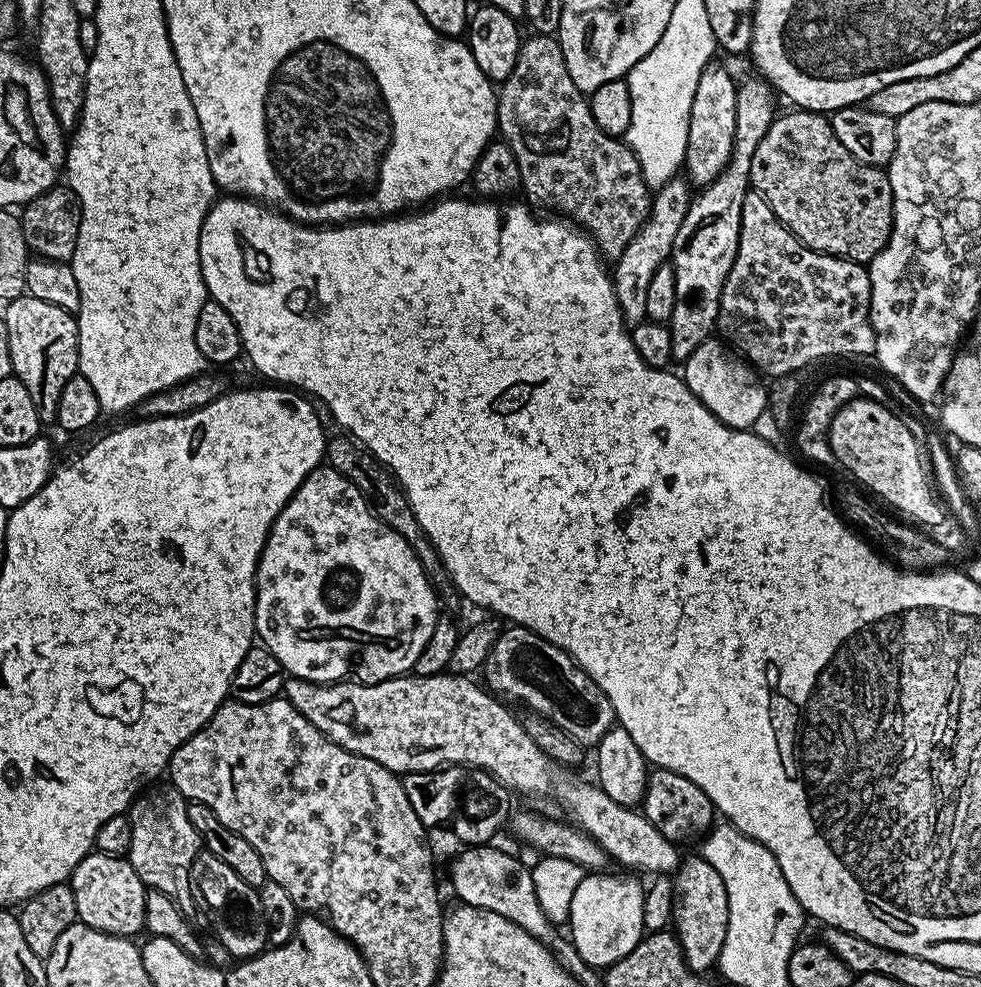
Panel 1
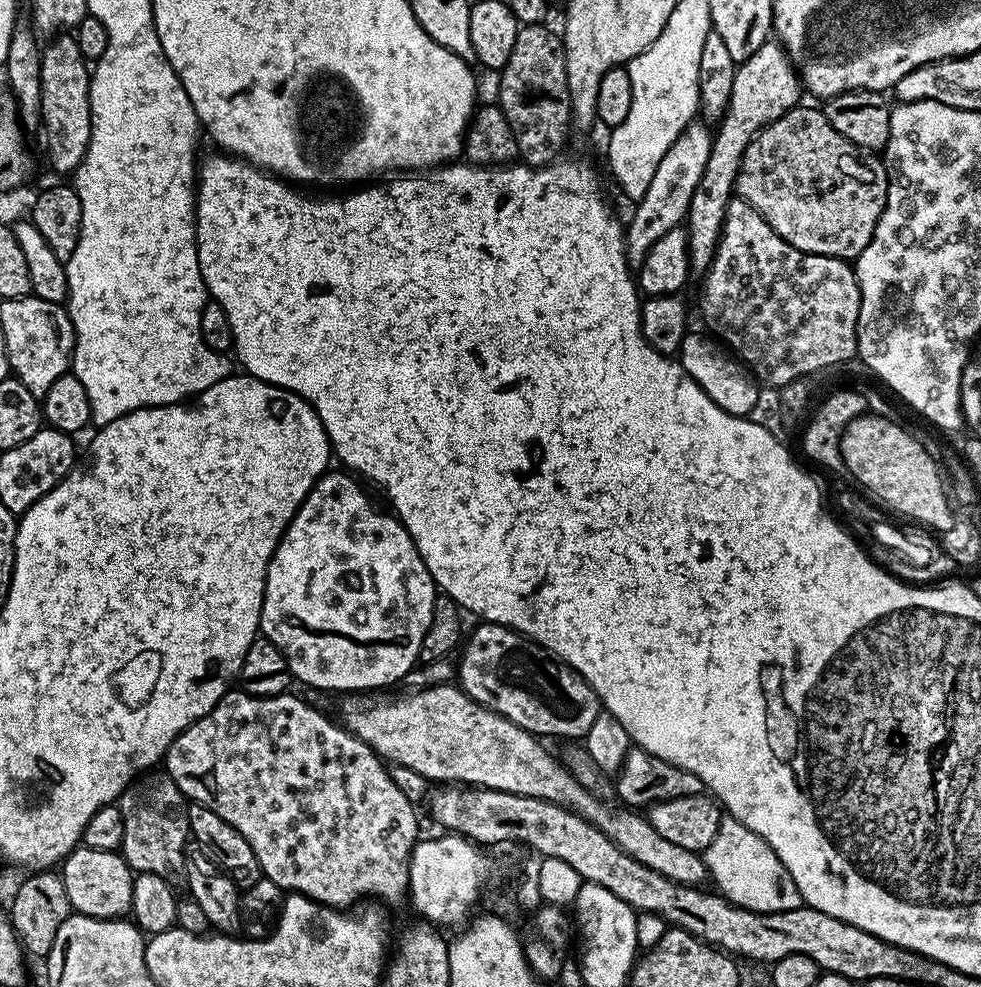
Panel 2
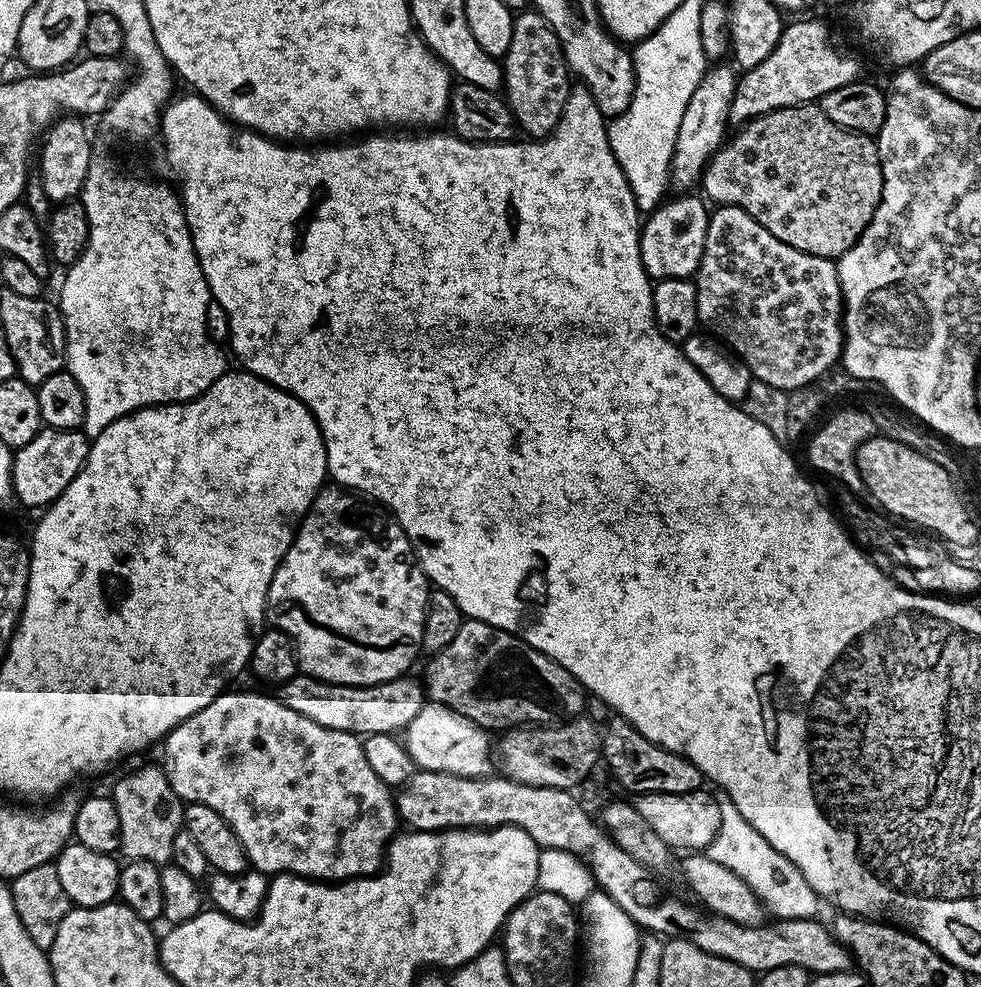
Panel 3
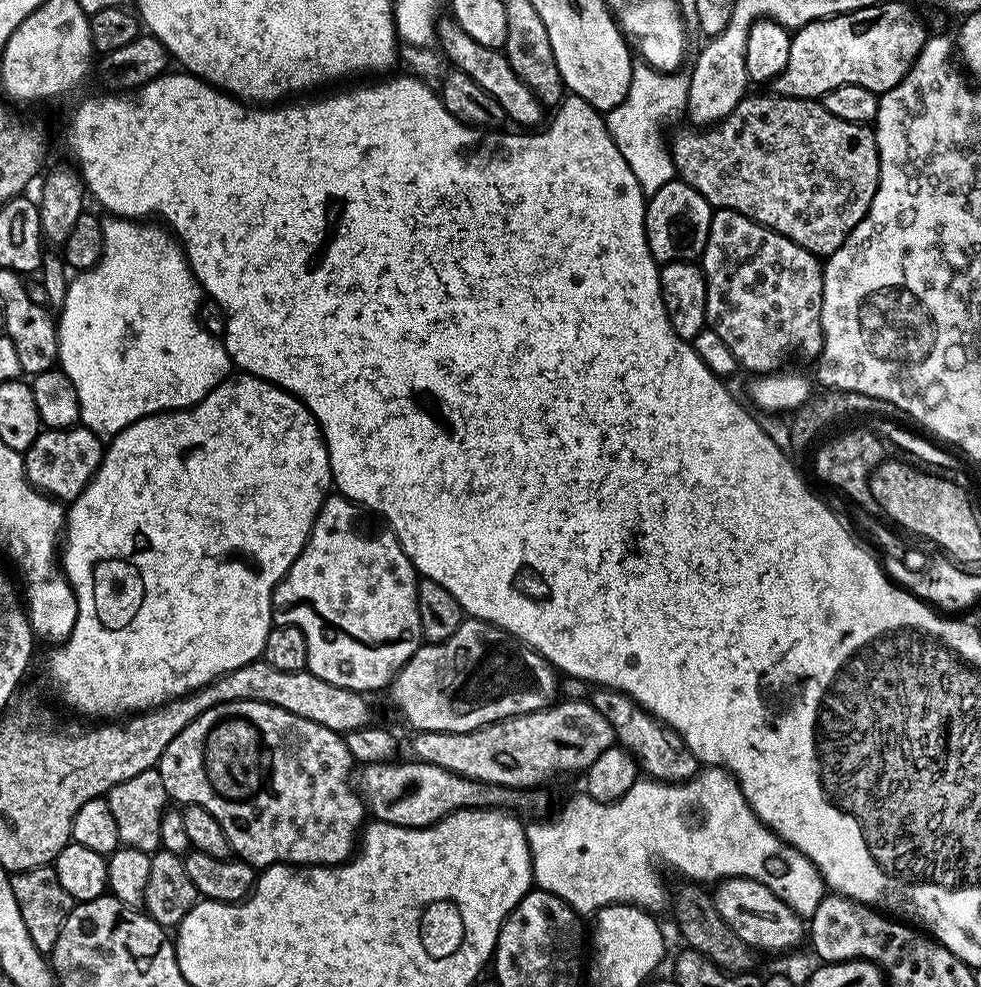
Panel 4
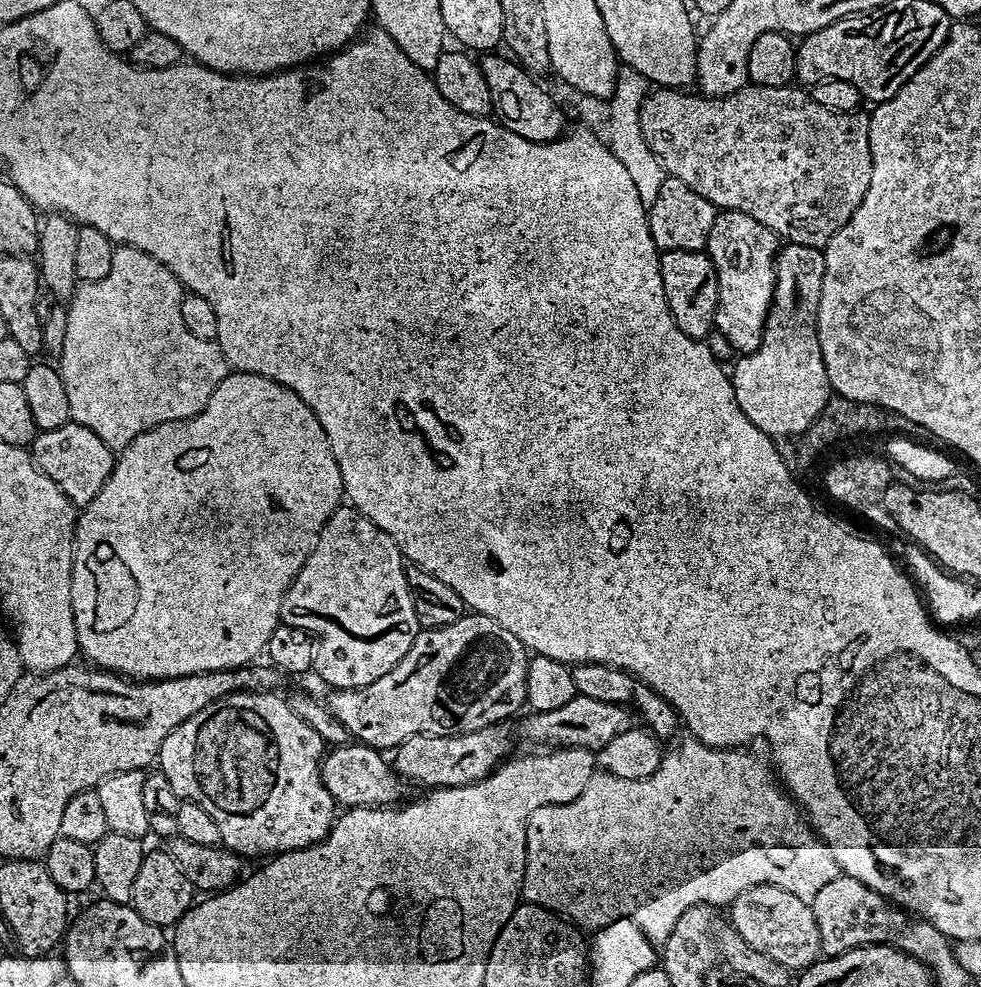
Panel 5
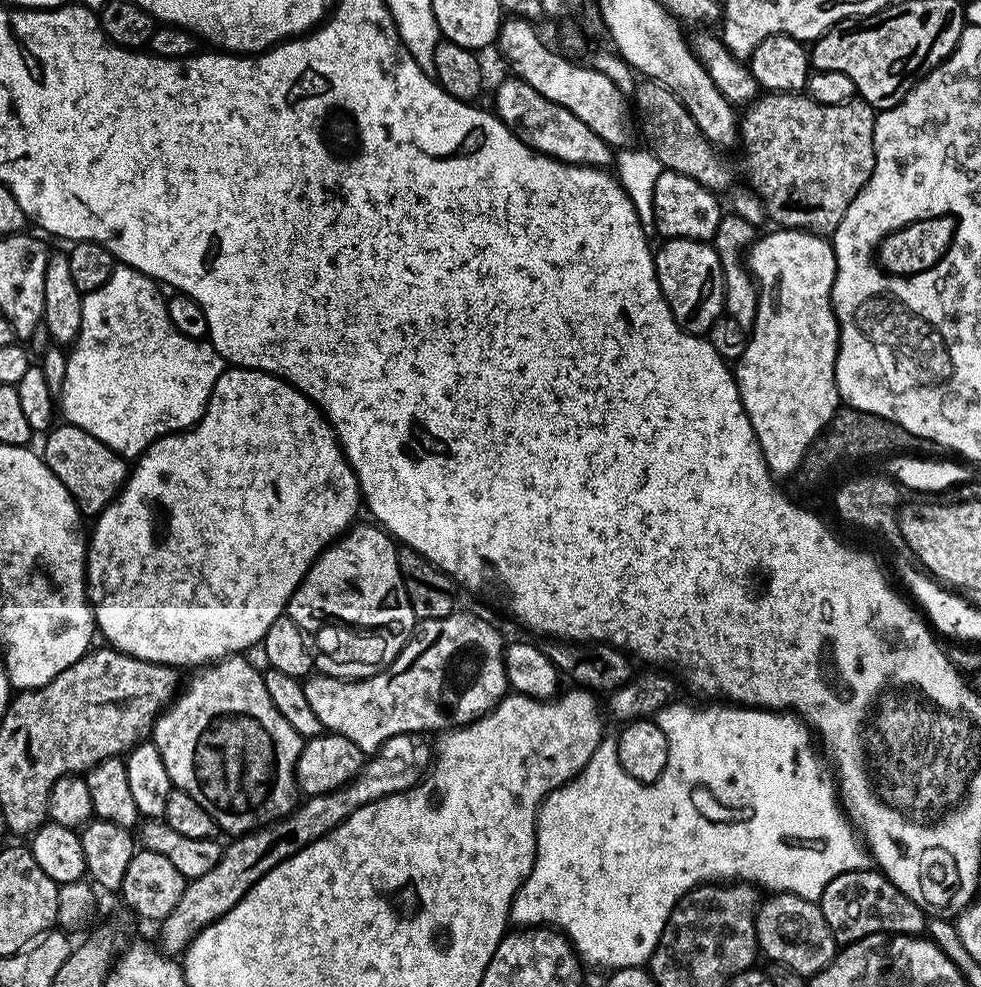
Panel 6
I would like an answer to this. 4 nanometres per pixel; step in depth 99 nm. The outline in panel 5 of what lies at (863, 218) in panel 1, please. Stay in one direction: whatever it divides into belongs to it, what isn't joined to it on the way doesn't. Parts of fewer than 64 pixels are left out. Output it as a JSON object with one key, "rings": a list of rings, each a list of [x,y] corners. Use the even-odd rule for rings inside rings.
{"rings":[[[749,82],[729,96],[709,98],[703,94],[695,95],[691,96],[688,90],[660,86],[649,91],[648,97],[642,104],[640,111],[642,134],[646,138],[650,150],[654,150],[654,154],[664,163],[667,175],[686,182],[686,186],[690,186],[690,190],[698,190],[698,194],[702,194],[702,198],[706,198],[716,205],[717,209],[741,212],[754,218],[754,222],[762,222],[762,226],[766,226],[771,232],[775,232],[781,241],[789,244],[823,249],[824,245],[830,242],[830,238],[834,238],[834,234],[838,234],[838,230],[842,230],[842,226],[846,226],[846,222],[850,222],[854,210],[858,210],[862,198],[866,198],[866,190],[870,186],[870,174],[872,173],[868,116],[863,111],[826,110],[826,106],[818,106],[818,102],[814,102],[812,95],[800,86],[762,86]]]}

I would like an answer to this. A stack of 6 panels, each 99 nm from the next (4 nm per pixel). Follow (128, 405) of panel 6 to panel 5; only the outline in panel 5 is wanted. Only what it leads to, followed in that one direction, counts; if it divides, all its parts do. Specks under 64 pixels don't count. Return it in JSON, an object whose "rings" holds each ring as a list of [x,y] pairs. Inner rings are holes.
{"rings":[[[117,247],[110,274],[98,282],[81,283],[67,305],[64,352],[58,359],[60,377],[66,382],[70,414],[77,424],[94,430],[102,442],[119,450],[134,442],[138,434],[155,424],[171,420],[189,420],[210,402],[210,394],[227,378],[230,365],[216,340],[194,338],[182,322],[180,303],[186,289],[158,258],[137,248]]]}

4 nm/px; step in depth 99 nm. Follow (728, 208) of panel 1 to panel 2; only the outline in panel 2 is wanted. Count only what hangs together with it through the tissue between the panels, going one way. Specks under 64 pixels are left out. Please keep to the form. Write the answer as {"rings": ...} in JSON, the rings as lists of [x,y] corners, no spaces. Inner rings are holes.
{"rings":[[[779,43],[763,44],[750,58],[736,65],[734,82],[730,86],[730,102],[718,121],[712,138],[710,158],[706,170],[694,189],[694,198],[690,198],[690,210],[686,227],[688,229],[688,263],[693,273],[707,273],[712,265],[716,247],[720,245],[720,233],[724,230],[724,211],[734,199],[738,170],[742,166],[742,154],[746,146],[763,128],[773,124],[782,114],[801,103],[802,81],[788,53]]]}

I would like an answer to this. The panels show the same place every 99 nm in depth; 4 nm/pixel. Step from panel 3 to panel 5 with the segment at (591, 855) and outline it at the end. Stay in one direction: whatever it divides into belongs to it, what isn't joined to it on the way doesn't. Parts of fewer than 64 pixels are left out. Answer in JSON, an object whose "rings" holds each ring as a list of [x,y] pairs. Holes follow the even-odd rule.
{"rings":[[[349,742],[332,746],[320,761],[320,777],[336,799],[337,805],[349,808],[383,808],[396,806],[405,799],[409,785],[403,776],[396,773],[395,767],[383,760],[381,749],[371,748],[369,744]]]}

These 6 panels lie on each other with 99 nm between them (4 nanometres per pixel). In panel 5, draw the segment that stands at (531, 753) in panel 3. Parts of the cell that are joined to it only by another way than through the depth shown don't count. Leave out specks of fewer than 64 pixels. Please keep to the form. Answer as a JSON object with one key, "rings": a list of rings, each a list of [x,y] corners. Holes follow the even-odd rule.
{"rings":[[[577,694],[572,701],[556,710],[529,711],[520,724],[520,736],[528,746],[551,746],[552,748],[591,748],[599,750],[613,741],[618,734],[633,727],[633,713],[623,704],[598,702],[598,698],[586,698]],[[507,723],[491,724],[482,730],[464,732],[461,736],[418,734],[406,738],[394,749],[394,767],[399,776],[413,785],[426,784],[427,789],[457,788],[491,776],[497,764],[513,755],[512,732]]]}

